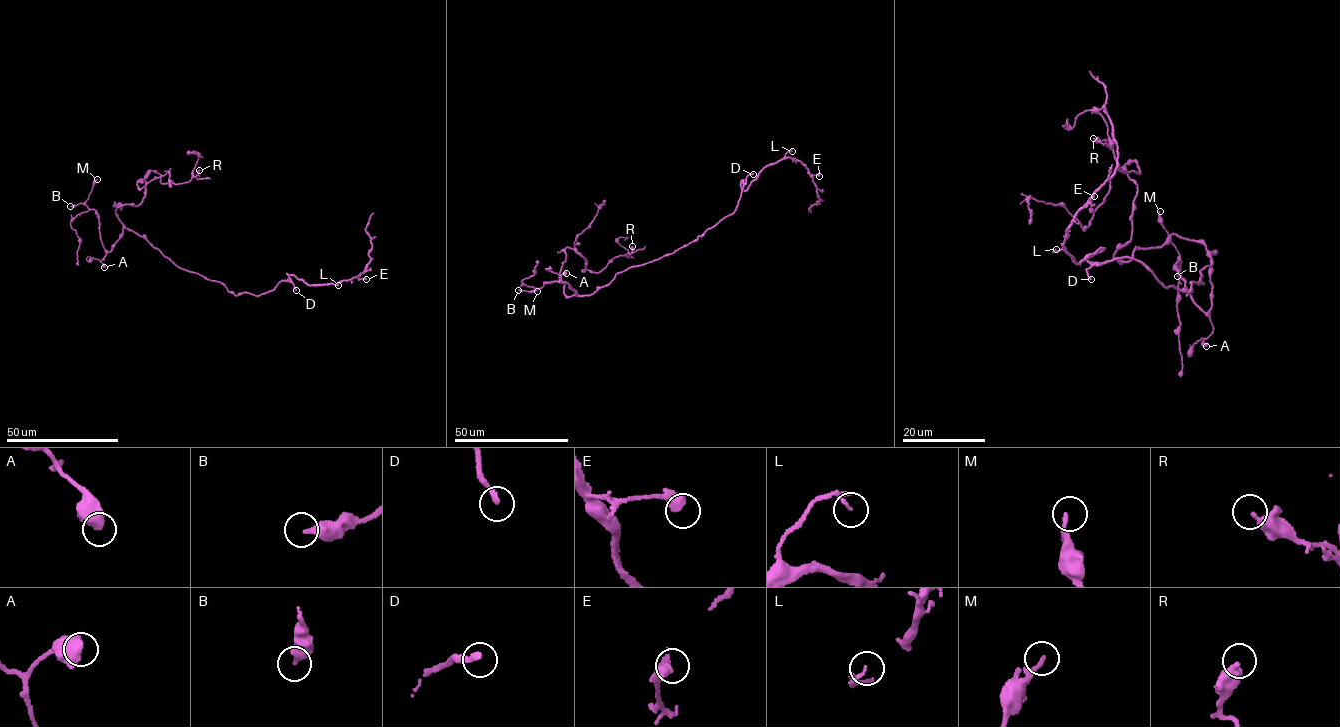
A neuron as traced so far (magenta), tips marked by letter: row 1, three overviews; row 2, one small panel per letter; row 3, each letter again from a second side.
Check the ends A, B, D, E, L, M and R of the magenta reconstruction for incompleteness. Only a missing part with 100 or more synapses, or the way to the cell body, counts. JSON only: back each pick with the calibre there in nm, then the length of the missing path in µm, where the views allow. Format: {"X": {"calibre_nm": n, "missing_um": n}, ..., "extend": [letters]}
{"D": {"calibre_nm": 240, "missing_um": 60}, "extend": ["D"]}

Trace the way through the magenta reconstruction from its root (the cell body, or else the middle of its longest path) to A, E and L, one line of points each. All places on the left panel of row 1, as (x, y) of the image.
A: (187, 271), (175, 265), (145, 238), (124, 228), (122, 236), (100, 261), (104, 267)
E: (187, 271), (220, 282), (237, 296), (268, 292), (281, 280), (287, 280), (287, 274), (311, 285), (366, 279)
L: (187, 271), (220, 282), (236, 295), (268, 292), (281, 280), (287, 280), (287, 274), (311, 285), (338, 285)

